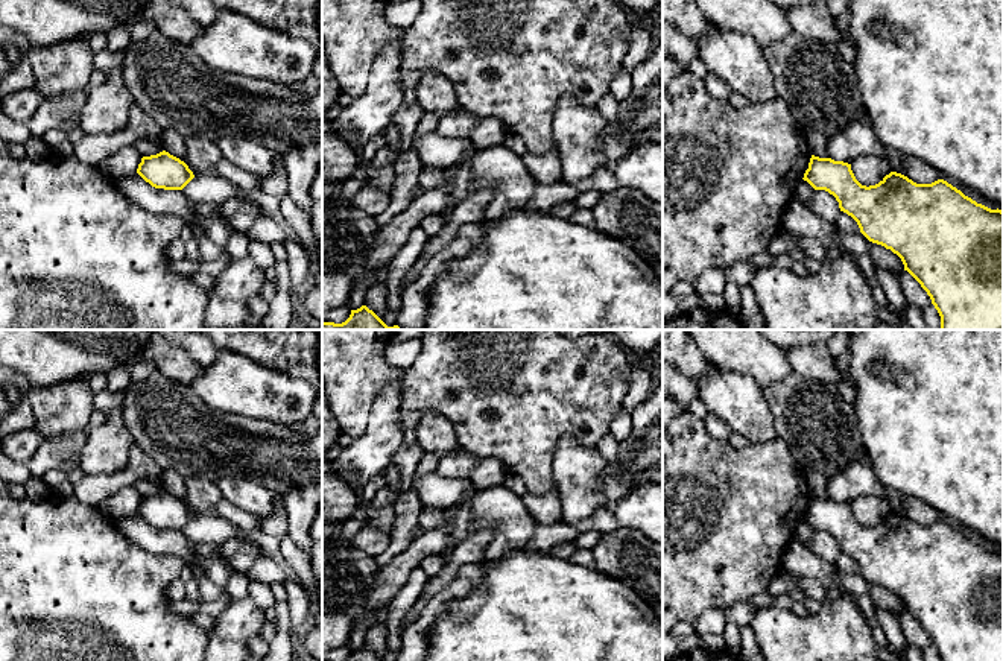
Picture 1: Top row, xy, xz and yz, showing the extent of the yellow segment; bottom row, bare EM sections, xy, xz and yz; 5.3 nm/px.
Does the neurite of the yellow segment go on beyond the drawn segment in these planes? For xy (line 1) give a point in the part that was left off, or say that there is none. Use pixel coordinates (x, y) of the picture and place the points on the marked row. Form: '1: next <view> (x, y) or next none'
1: next none

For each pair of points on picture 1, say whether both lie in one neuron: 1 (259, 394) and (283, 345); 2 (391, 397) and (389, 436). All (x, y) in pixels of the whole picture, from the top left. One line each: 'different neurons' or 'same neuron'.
1: different neurons
2: same neuron

